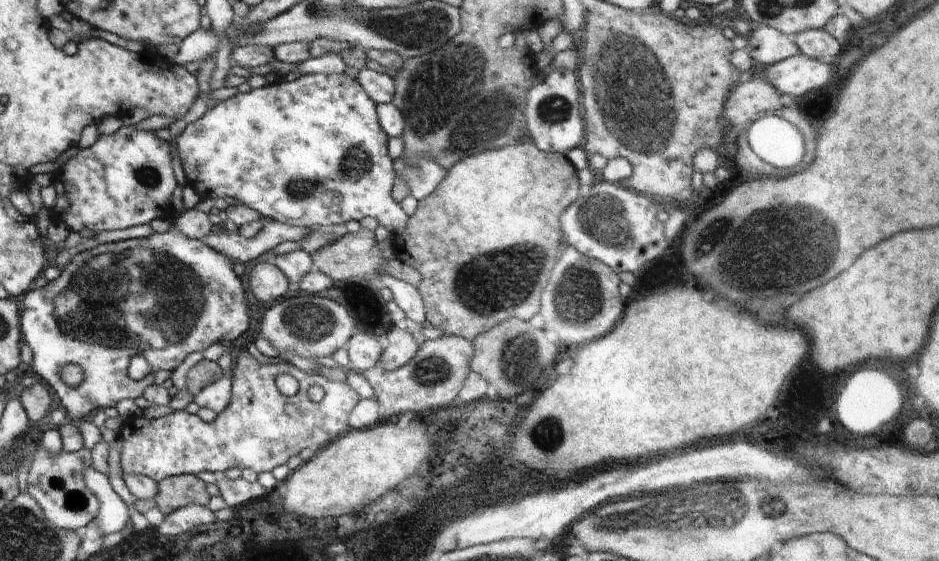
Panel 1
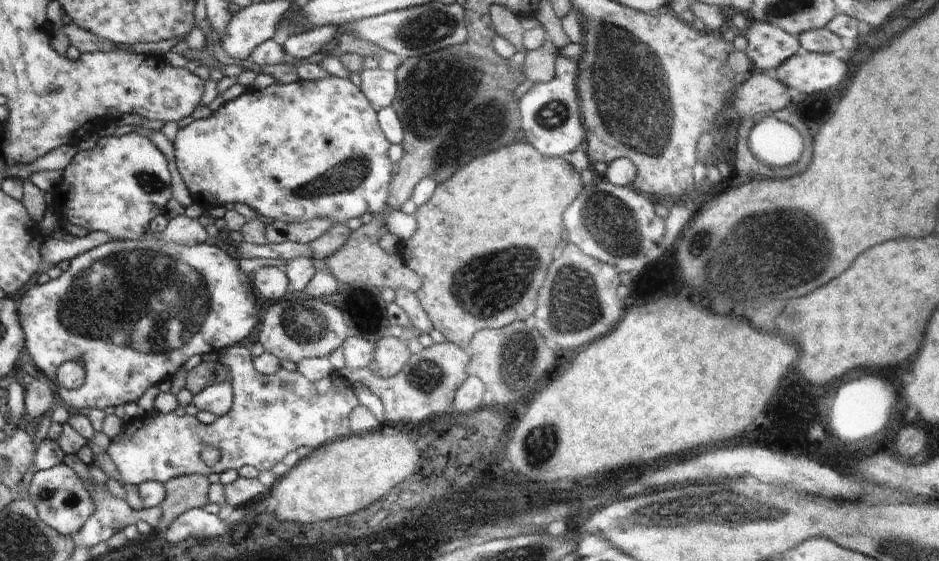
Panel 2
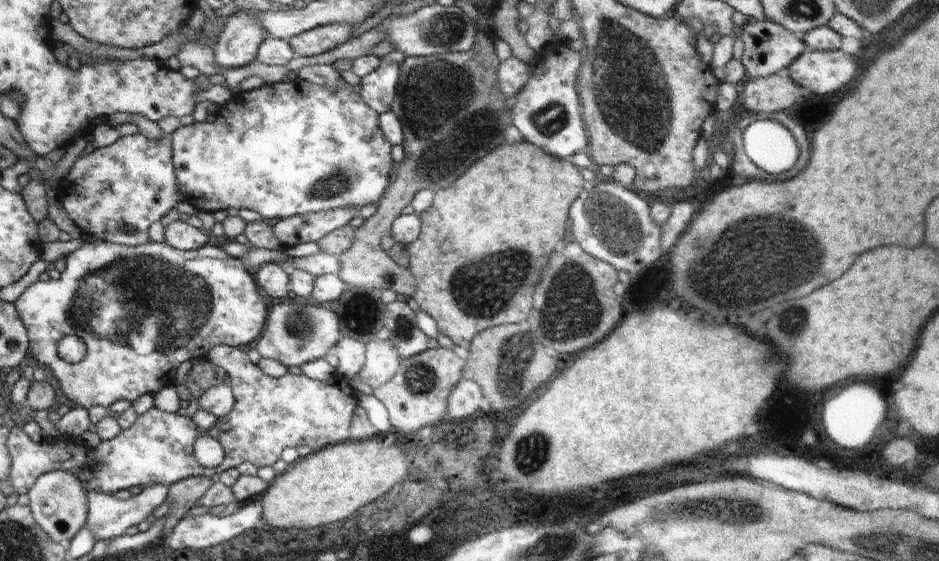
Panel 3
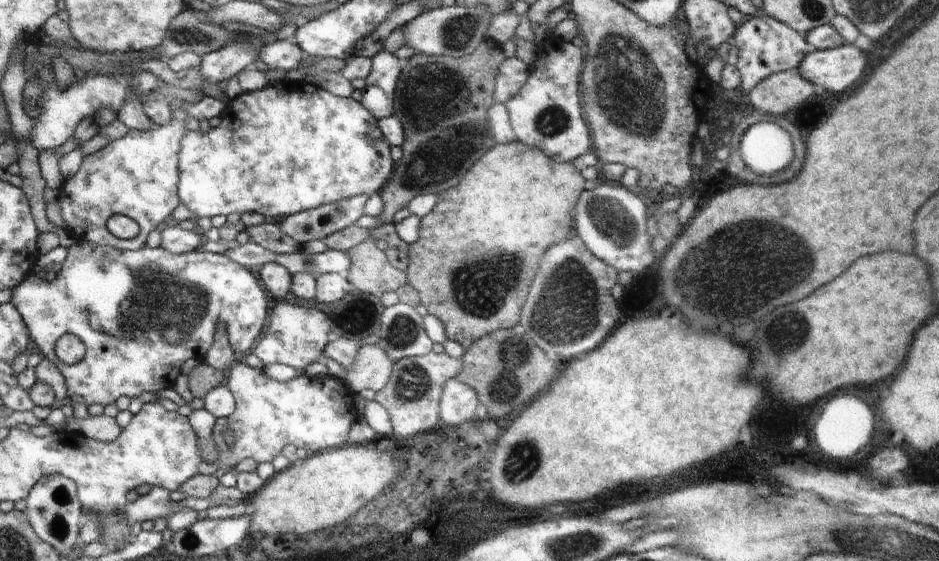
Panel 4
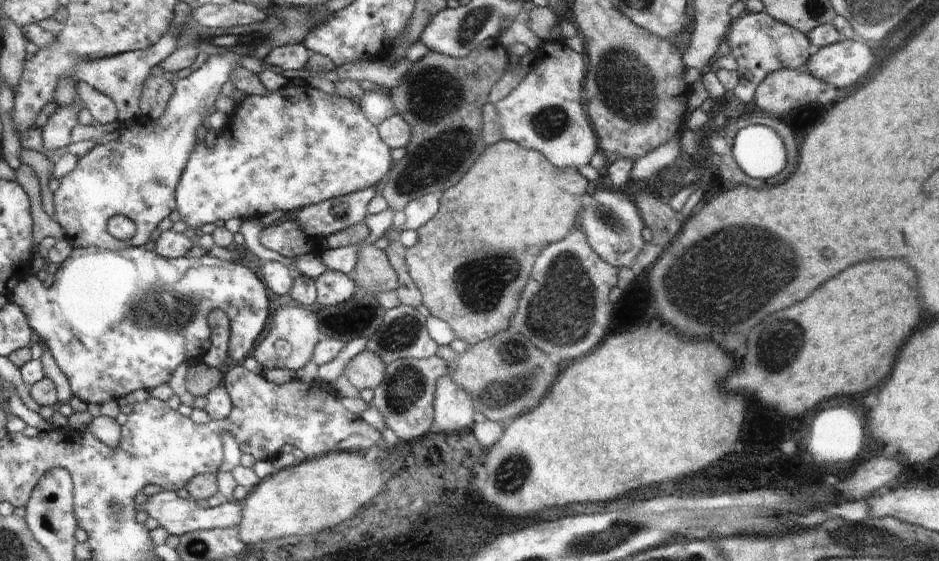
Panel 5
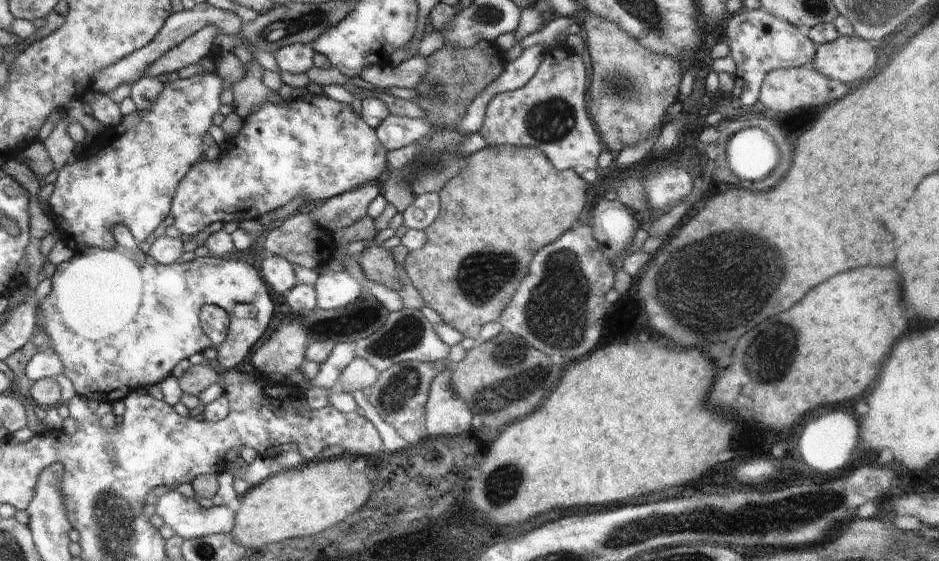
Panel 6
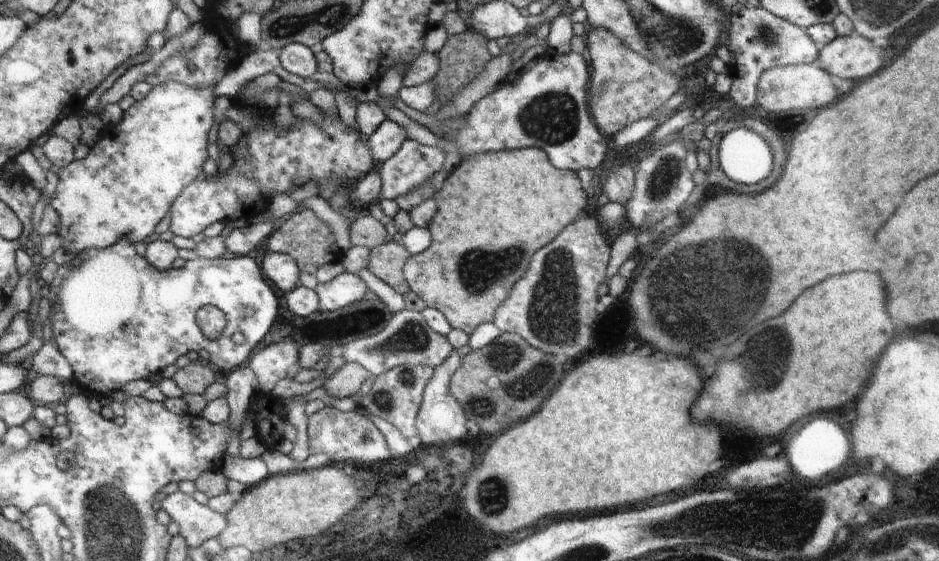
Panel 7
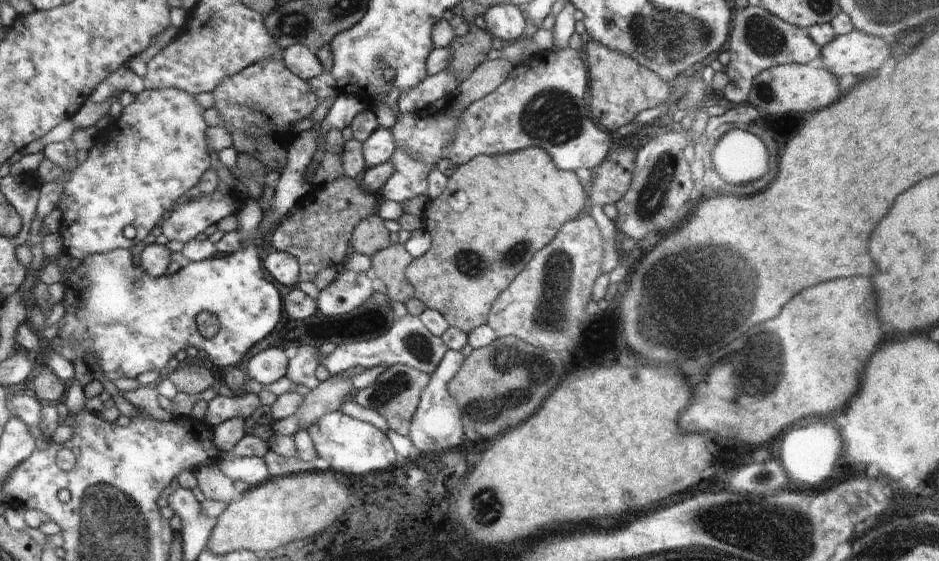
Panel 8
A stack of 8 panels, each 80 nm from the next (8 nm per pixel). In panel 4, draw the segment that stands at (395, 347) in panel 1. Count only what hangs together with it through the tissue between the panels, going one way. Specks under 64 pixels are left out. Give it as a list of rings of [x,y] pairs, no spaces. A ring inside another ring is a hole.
[[[363,344],[355,364],[348,370],[348,386],[354,393],[364,388],[378,392],[387,382],[394,362],[387,352],[375,344]]]

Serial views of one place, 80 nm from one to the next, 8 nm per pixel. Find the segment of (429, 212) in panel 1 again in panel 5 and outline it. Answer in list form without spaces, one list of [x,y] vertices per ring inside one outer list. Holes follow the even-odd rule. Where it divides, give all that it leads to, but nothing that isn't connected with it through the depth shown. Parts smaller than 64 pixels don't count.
[[[504,139],[486,146],[468,174],[440,194],[435,215],[417,228],[418,242],[408,247],[405,259],[409,274],[420,290],[423,304],[432,316],[447,322],[456,339],[469,345],[492,338],[510,326],[522,288],[528,282],[536,256],[552,242],[562,240],[574,230],[585,199],[587,179],[574,168],[556,168],[540,152]]]

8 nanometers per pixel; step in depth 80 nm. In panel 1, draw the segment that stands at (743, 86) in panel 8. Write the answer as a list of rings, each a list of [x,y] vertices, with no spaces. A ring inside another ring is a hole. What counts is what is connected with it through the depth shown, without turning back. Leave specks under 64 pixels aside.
[[[758,26],[746,38],[748,44],[743,50],[762,66],[772,66],[800,53],[792,36],[768,26]]]

